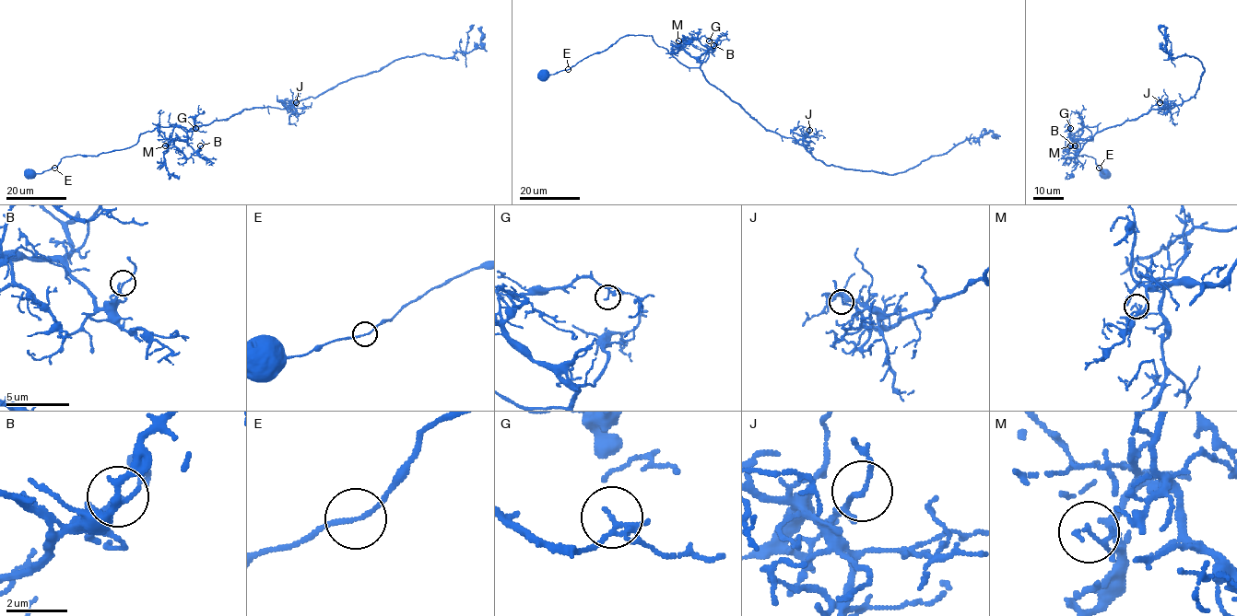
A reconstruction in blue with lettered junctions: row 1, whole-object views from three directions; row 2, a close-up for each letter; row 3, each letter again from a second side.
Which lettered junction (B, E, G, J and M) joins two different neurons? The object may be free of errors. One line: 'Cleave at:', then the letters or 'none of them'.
Cleave at: none of them

